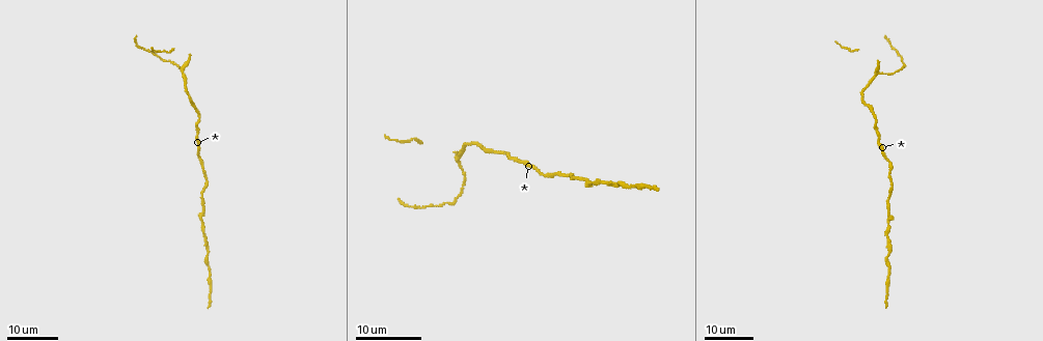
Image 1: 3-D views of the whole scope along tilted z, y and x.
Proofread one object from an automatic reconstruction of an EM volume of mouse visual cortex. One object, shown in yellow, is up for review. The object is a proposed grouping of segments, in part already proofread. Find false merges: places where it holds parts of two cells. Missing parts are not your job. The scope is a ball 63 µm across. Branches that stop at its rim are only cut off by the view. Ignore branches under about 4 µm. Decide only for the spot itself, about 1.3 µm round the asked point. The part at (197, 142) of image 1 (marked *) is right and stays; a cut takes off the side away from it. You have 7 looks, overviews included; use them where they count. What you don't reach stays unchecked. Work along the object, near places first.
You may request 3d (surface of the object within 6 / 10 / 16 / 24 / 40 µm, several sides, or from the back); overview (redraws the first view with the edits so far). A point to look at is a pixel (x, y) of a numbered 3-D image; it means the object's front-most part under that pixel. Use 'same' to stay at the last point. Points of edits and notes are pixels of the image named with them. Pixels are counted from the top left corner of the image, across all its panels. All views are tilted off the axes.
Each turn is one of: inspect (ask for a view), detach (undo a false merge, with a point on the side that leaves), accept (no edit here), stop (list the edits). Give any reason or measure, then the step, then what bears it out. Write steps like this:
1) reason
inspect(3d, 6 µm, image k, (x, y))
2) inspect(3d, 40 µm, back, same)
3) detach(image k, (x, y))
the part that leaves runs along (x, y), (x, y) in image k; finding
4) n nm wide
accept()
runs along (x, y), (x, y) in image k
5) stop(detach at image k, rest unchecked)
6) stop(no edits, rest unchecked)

narrows sharply
inspect(3d, 24 µm, image 1, (203, 221))

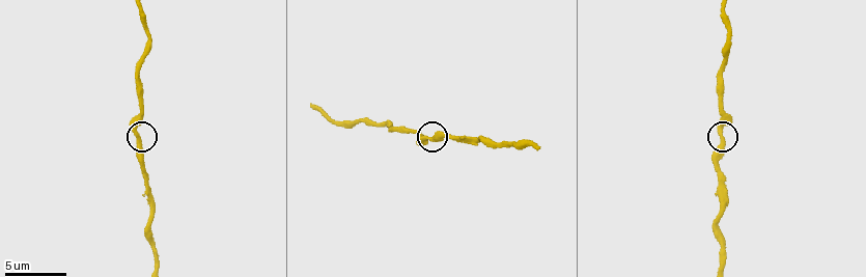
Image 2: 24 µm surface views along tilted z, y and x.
zoom in
inspect(3d, 6 µm, image 2, (427, 137))

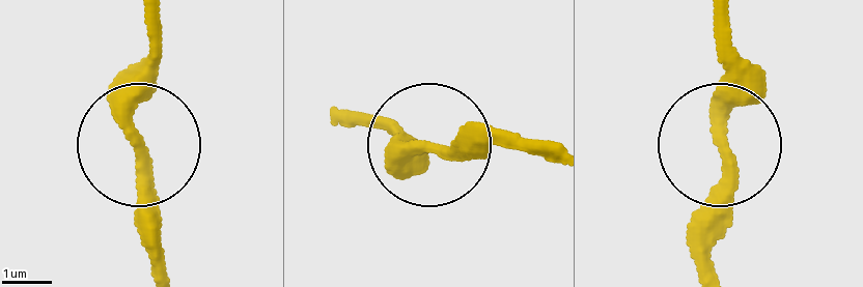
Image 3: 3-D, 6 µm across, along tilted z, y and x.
accept()
runs along (356, 124), (468, 155), (517, 151) in image 3; one cell here

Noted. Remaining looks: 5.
thin neck
inspect(3d, 10 µm, image 2, (719, 195))

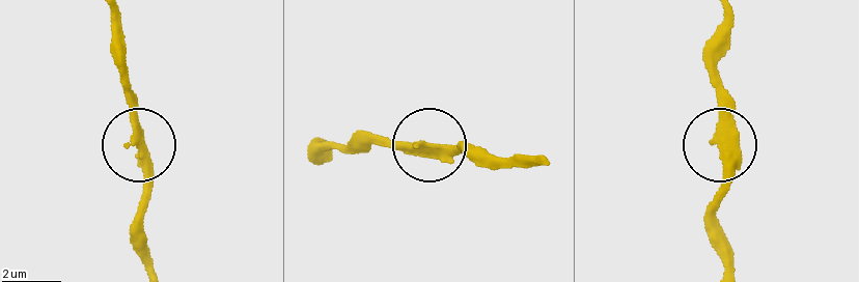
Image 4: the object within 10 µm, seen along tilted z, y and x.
310 nm wide
accept()
runs along (110, 20), (110, 49), (143, 173), (141, 238) in image 4; one cell here

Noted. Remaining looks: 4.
thick turns thin
inspect(3d, 16 µm, image 1, (209, 275))

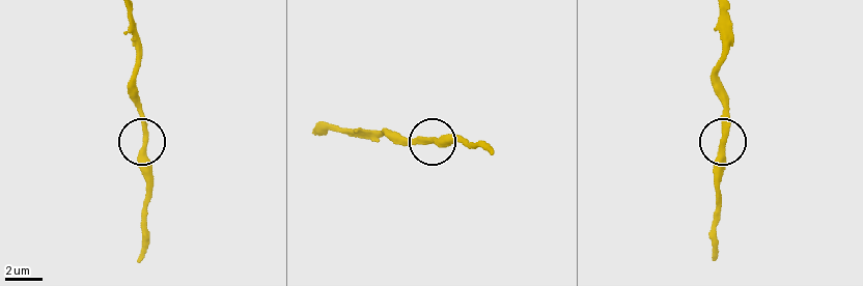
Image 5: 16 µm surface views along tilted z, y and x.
closer look
inspect(3d, 6 µm, image 5, (724, 141))

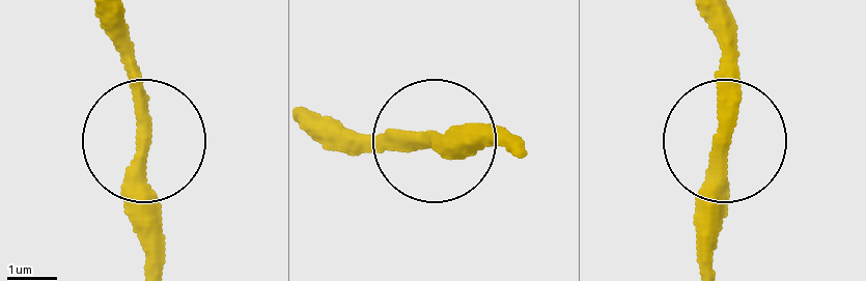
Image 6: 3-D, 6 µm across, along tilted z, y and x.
accept()
runs along (306, 119), (504, 144) in image 6; continuous, no second cell

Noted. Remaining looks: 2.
stop(no edits, rest unchecked)

